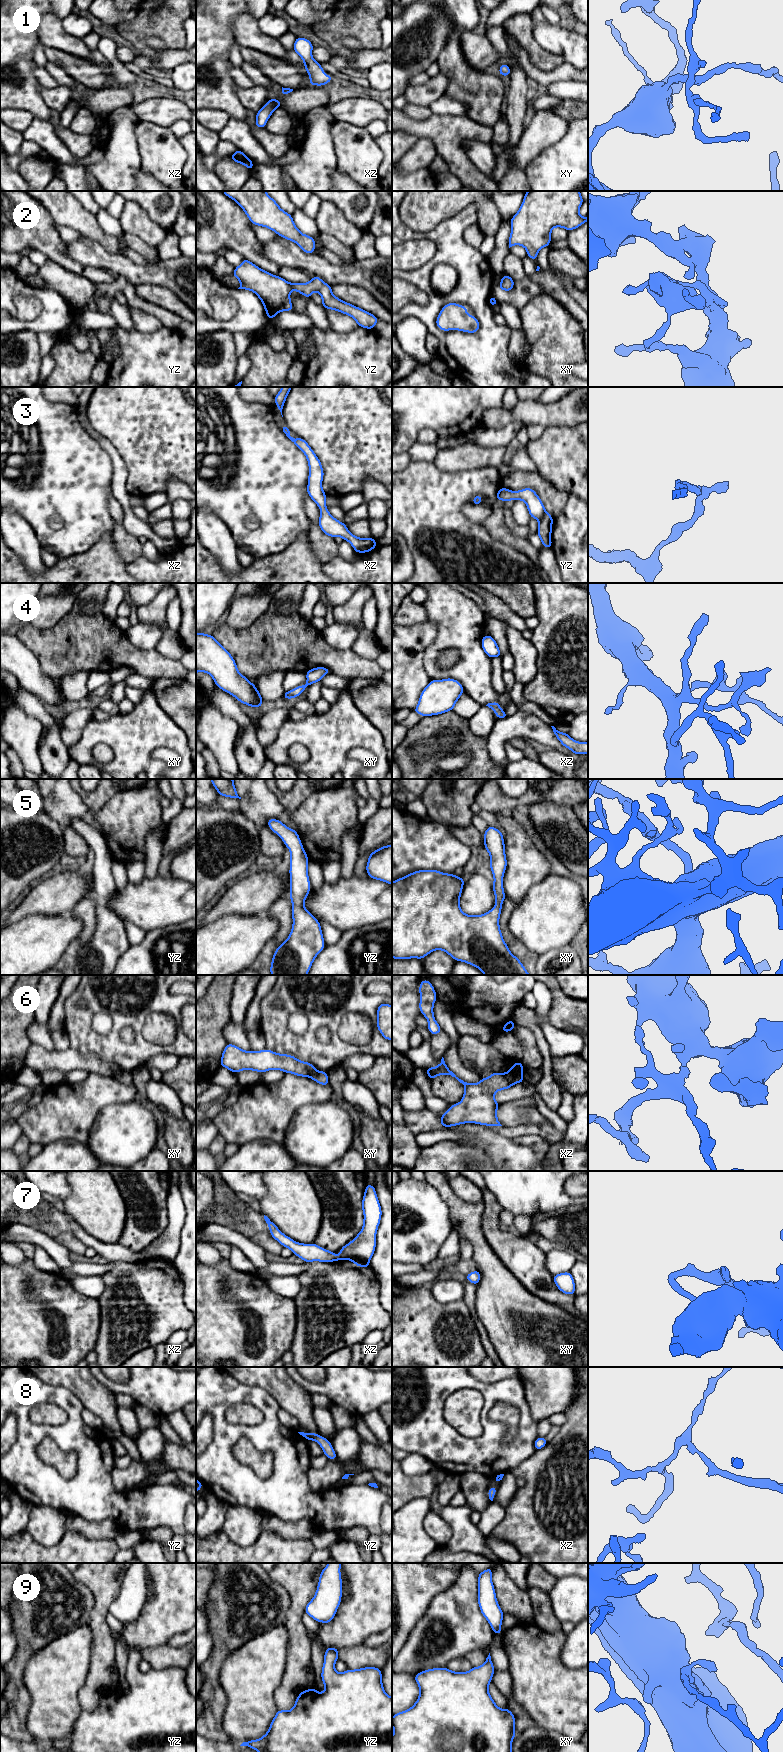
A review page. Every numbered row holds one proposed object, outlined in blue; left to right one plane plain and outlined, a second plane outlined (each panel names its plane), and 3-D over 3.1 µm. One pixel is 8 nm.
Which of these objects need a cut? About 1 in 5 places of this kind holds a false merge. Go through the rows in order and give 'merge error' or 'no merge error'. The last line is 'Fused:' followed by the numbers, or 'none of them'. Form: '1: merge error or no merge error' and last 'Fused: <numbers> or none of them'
1: no merge error
2: no merge error
3: no merge error
4: no merge error
5: no merge error
6: merge error
7: no merge error
8: no merge error
9: no merge error
Fused: 6

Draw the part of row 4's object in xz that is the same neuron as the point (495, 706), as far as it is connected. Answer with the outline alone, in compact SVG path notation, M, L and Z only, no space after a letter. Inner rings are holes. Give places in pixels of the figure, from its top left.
M491 702L491 703L488 703L486 706L488 706L489 708L491 708L494 711L497 718L505 719L506 717L508 717L508 715L505 713L505 711L501 709L500 703Z

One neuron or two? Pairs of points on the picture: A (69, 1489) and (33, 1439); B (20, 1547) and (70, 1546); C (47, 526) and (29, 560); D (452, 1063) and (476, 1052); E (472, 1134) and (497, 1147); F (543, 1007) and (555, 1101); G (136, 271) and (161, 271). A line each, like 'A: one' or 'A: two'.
A: one
B: one
C: two
D: two
E: one
F: two
G: one

